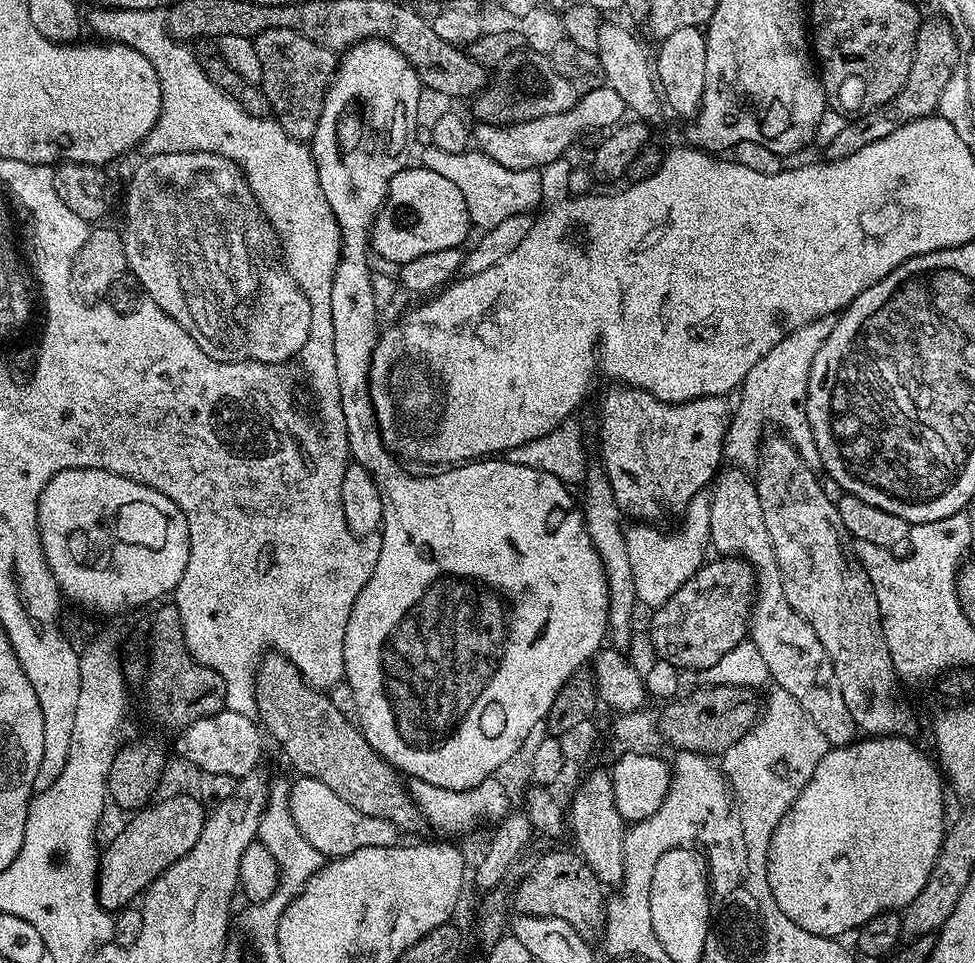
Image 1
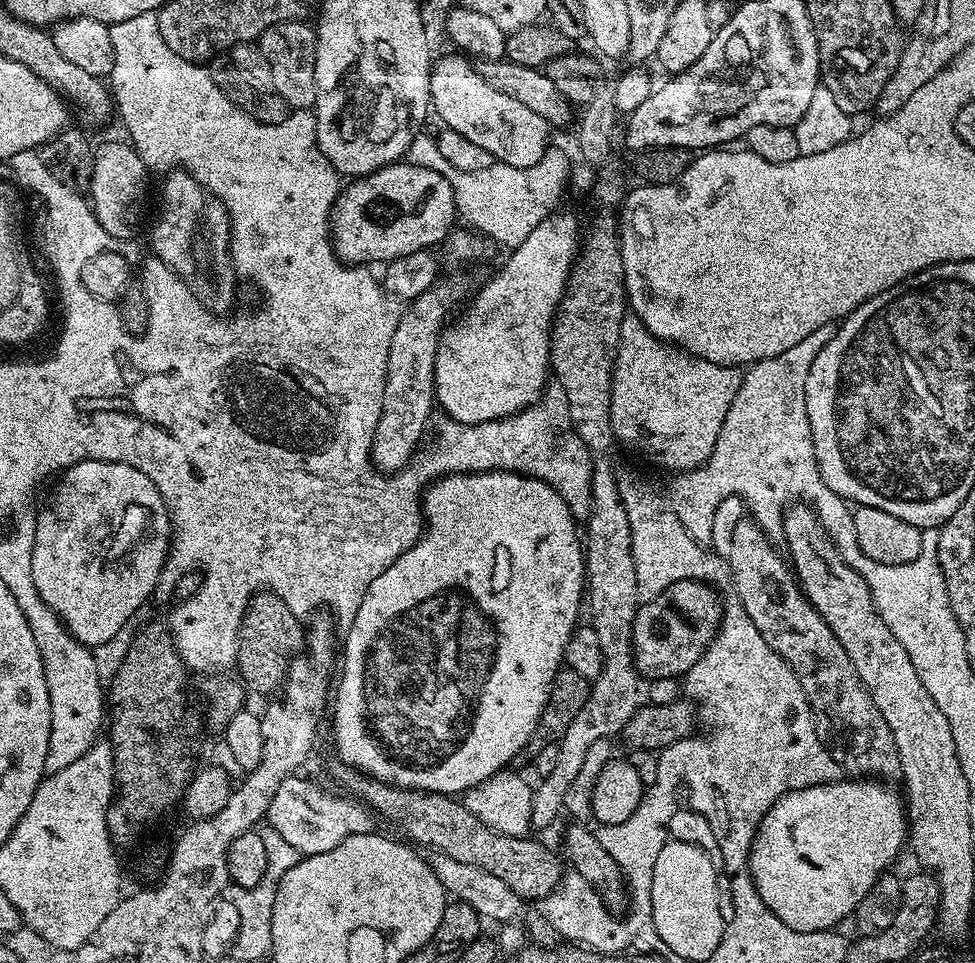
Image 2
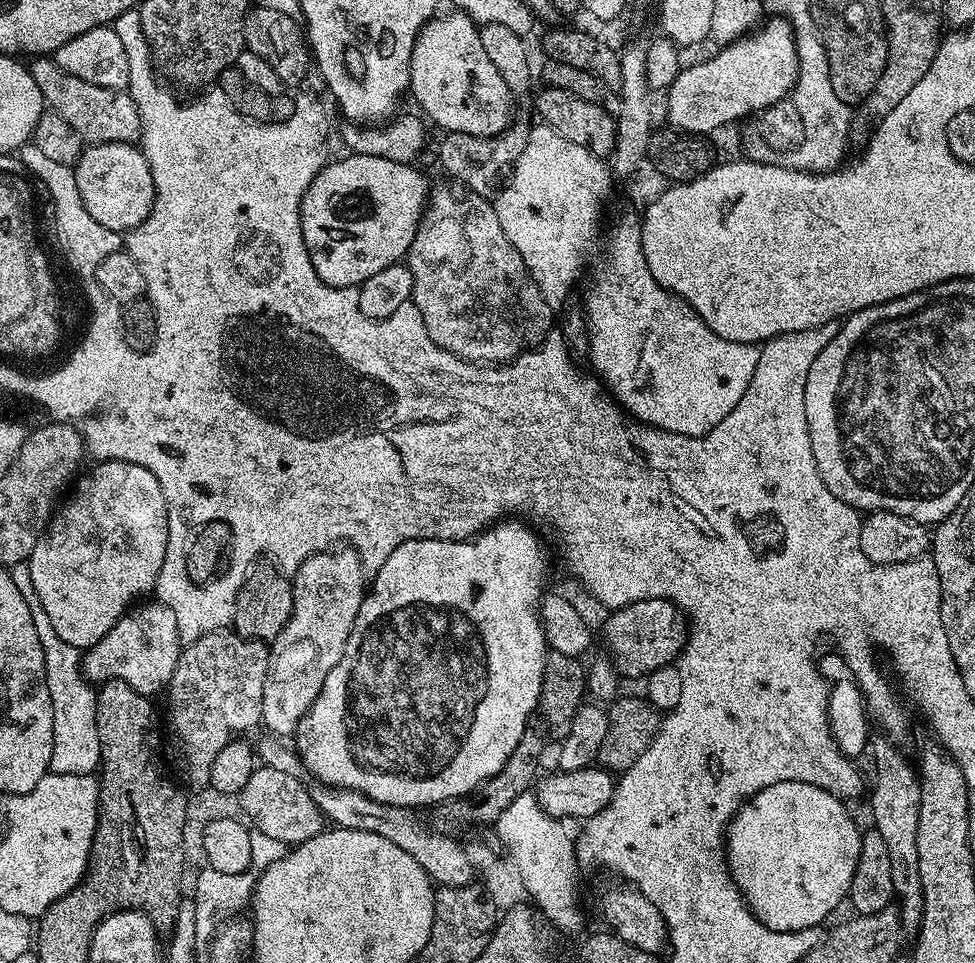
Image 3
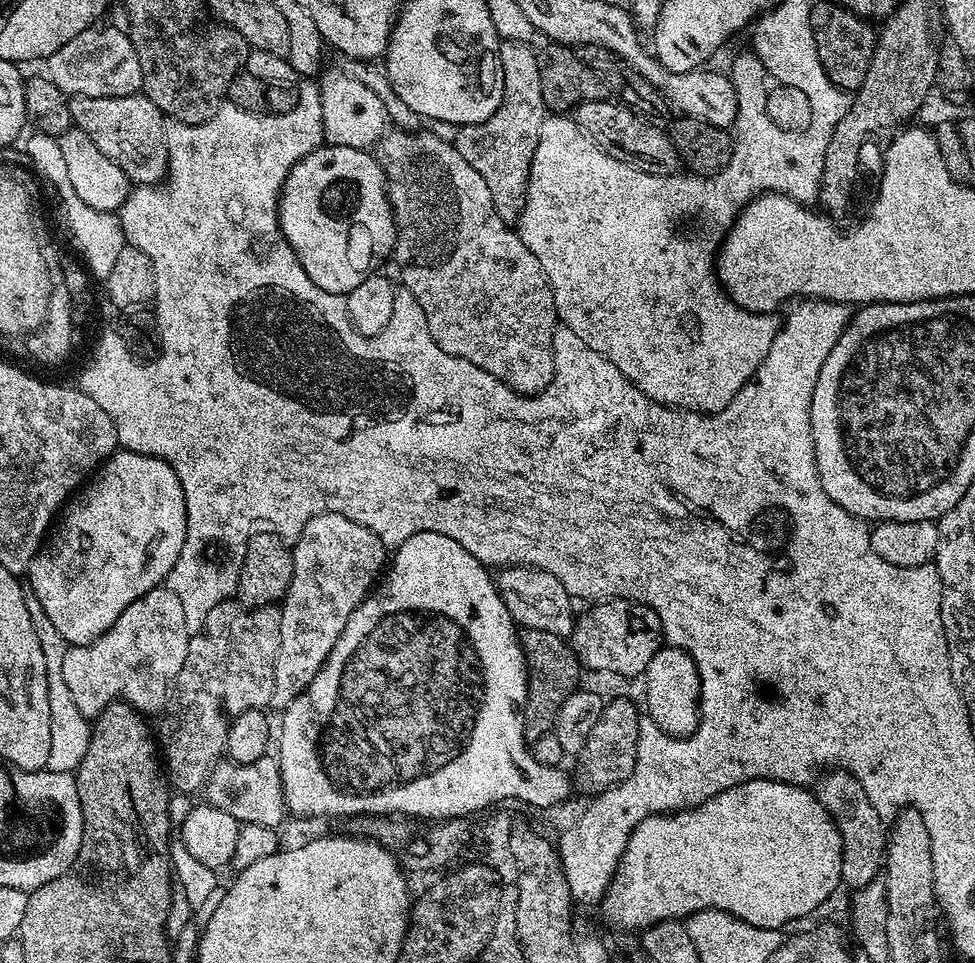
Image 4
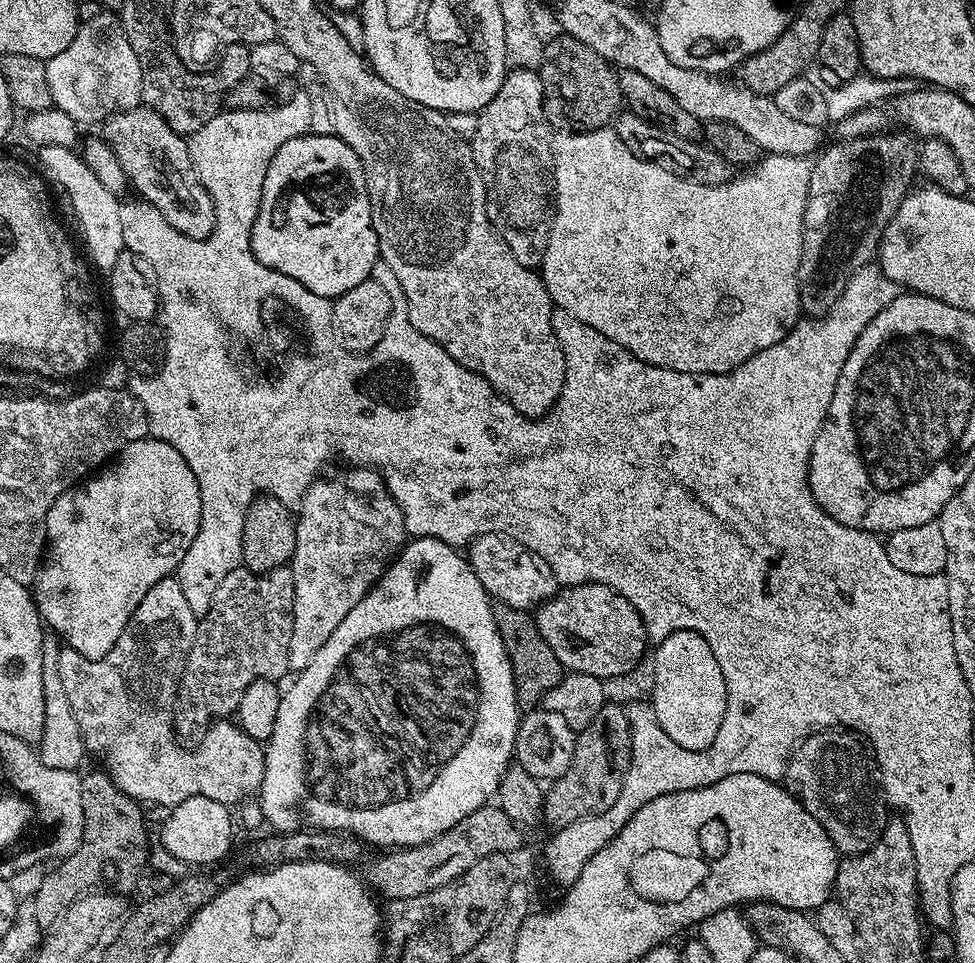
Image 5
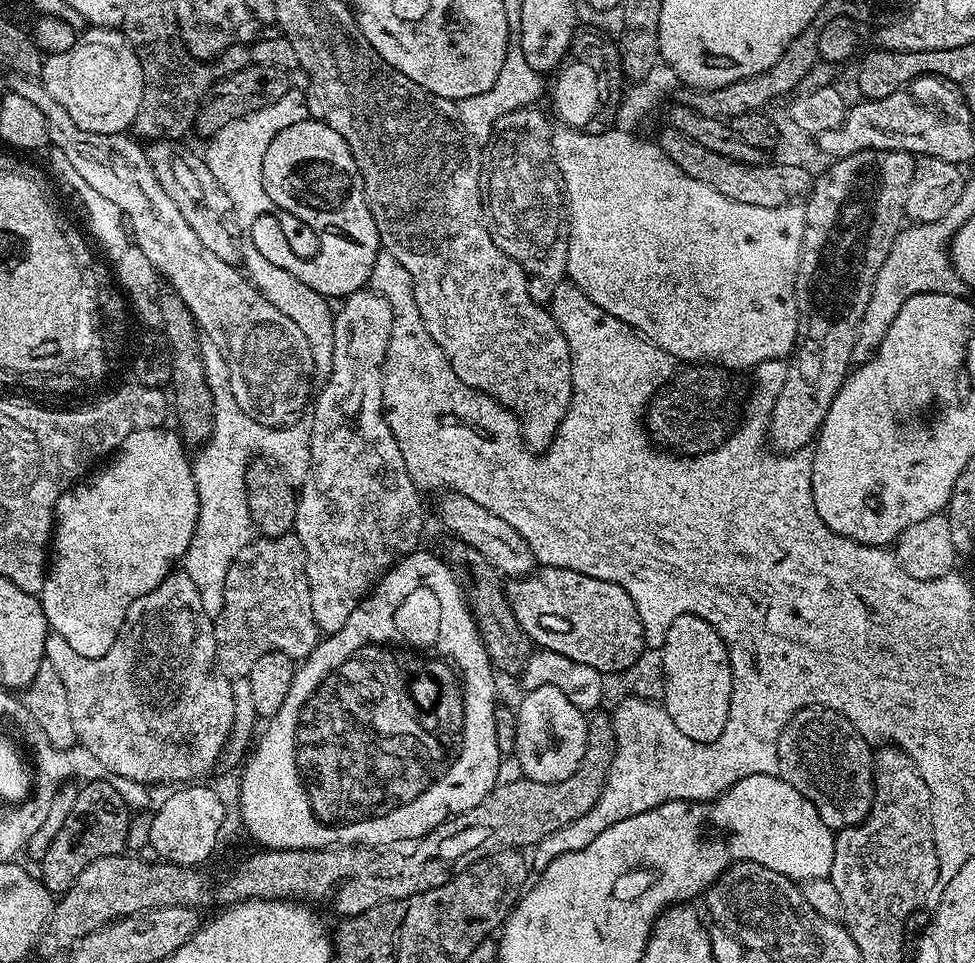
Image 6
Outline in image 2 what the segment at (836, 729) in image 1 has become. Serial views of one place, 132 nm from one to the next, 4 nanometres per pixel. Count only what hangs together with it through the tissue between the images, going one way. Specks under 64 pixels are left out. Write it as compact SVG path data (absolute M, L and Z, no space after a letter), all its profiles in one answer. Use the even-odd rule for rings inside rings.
M751 518L740 520L733 526L732 537L728 540L728 568L732 571L735 599L744 608L750 622L758 626L758 634L762 634L764 641L788 663L790 670L794 670L813 709L817 713L825 712L836 720L848 720L848 749L842 755L843 771L852 778L871 778L877 782L899 781L902 758L898 758L898 746L894 746L894 736L890 734L890 726L886 726L886 718L882 718L878 706L874 706L874 698L870 698L862 678L858 678L858 670L854 670L850 654L842 650L842 642L834 638L834 630L826 626L818 610L814 610L814 606L804 596L789 561L781 553L780 557L772 544L775 543Z

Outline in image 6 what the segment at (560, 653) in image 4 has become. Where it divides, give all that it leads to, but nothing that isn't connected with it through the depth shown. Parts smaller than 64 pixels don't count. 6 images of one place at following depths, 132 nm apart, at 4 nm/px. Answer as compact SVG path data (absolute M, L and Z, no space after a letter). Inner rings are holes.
M453 539L446 555L447 567L452 569L460 588L464 591L464 599L472 609L472 617L478 626L478 634L482 638L482 646L486 646L486 654L490 658L493 669L497 673L519 677L524 671L526 662L532 657L534 645L531 638L518 626L518 618L514 618L514 610L508 601L505 581L474 546L466 542Z

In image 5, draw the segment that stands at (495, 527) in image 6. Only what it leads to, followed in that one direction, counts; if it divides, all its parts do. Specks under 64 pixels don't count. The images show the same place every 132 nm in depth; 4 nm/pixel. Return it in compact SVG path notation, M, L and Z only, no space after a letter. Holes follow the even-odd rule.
M498 532L477 536L466 548L466 559L478 574L478 582L493 601L505 608L535 609L555 596L558 581L548 565L537 560L534 553L510 536Z

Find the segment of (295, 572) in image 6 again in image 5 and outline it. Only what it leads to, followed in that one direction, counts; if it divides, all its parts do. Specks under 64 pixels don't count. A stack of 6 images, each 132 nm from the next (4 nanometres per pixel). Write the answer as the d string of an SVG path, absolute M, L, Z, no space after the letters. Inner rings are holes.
M241 566L230 570L230 574L226 574L226 578L218 582L218 590L214 590L210 610L206 610L206 614L199 617L188 662L184 673L180 676L180 687L176 694L176 711L172 713L177 737L185 738L184 736L192 735L195 737L203 733L217 718L231 717L236 711L242 694L246 694L246 686L250 686L250 682L279 681L280 676L289 675L288 651L292 633L293 606L294 578L292 569L288 566L262 573L250 572Z

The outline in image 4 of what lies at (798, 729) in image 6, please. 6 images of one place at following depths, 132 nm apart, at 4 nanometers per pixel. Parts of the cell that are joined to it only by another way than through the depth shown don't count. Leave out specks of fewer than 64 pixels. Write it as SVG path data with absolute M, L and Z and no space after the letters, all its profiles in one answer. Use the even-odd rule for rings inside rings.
M832 770L819 777L814 794L830 814L842 838L842 870L840 878L848 890L864 888L881 875L886 851L886 822L874 810L858 777L843 770Z

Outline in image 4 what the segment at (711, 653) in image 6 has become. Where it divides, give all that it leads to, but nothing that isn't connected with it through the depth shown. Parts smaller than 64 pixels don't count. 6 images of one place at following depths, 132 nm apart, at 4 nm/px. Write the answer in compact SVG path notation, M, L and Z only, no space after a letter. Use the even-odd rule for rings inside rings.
M662 646L654 658L650 658L650 666L646 666L642 677L642 700L648 703L647 719L653 720L656 725L668 736L681 738L692 735L696 725L700 723L700 675L696 664L681 648Z

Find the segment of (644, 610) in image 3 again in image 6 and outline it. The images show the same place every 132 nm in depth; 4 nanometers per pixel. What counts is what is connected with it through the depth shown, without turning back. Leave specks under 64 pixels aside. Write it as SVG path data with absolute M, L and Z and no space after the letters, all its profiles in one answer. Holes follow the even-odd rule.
M544 568L541 573L541 576L529 574L513 579L506 588L508 601L514 610L514 618L518 618L518 626L522 626L522 630L526 630L526 634L531 638L533 645L545 648L546 650L554 650L566 658L574 658L574 662L582 662L582 666L594 666L594 670L598 670L605 674L611 674L611 672L614 672L613 674L621 674L628 668L637 666L641 663L641 656L646 651L642 622L638 618L638 610L634 606L630 594L626 594L626 590L622 590L622 586L618 586L614 582L606 582L602 578L590 578L590 574L578 574L578 570Z

